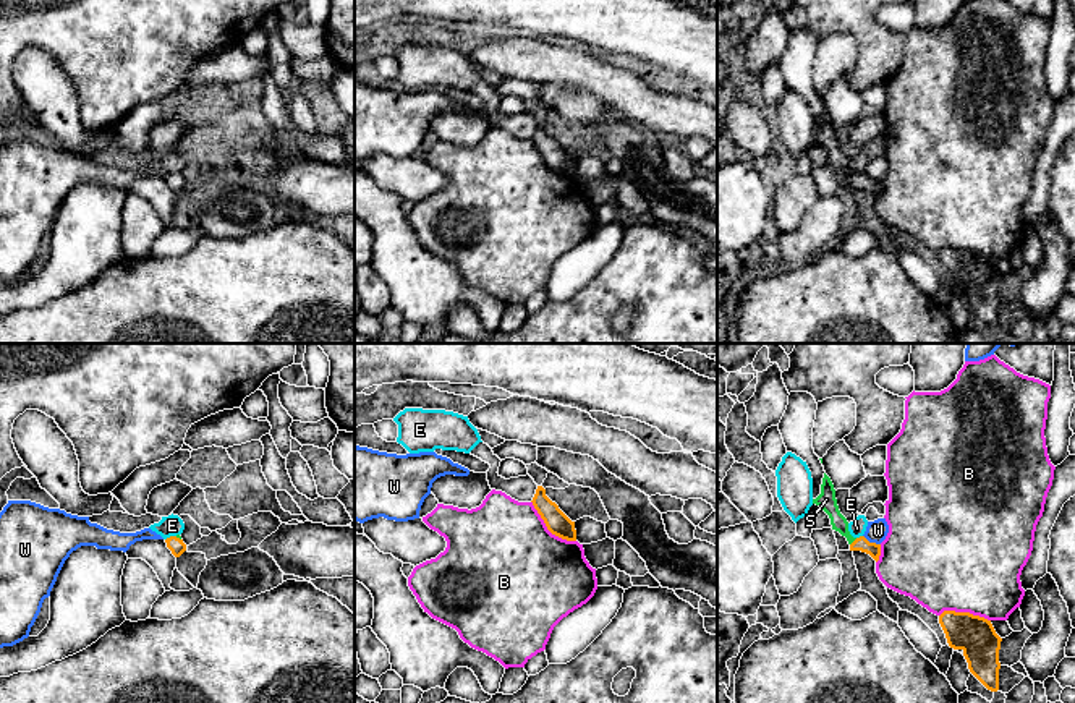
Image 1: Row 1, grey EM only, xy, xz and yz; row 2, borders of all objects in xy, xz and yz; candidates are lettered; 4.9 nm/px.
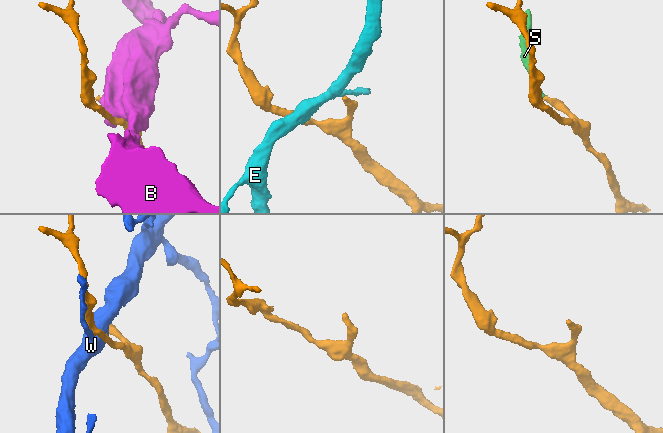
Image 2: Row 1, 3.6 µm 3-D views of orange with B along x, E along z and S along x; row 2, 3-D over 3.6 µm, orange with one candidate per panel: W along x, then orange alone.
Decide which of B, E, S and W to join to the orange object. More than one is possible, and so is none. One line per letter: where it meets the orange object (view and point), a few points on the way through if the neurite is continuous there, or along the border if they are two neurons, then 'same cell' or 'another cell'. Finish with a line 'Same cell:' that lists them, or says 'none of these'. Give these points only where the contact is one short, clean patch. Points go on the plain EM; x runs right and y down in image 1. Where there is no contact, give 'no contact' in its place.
B: meets orange in xz at (548, 166); another cell
E: meets orange in xy at (170, 174); another cell
S: meets orange in yz at (854, 178); runs through yz (862, 180), (854, 178), (844, 169), (826, 136); same cell
W: meets orange in yz at (871, 180); another cell
Same cell: S

